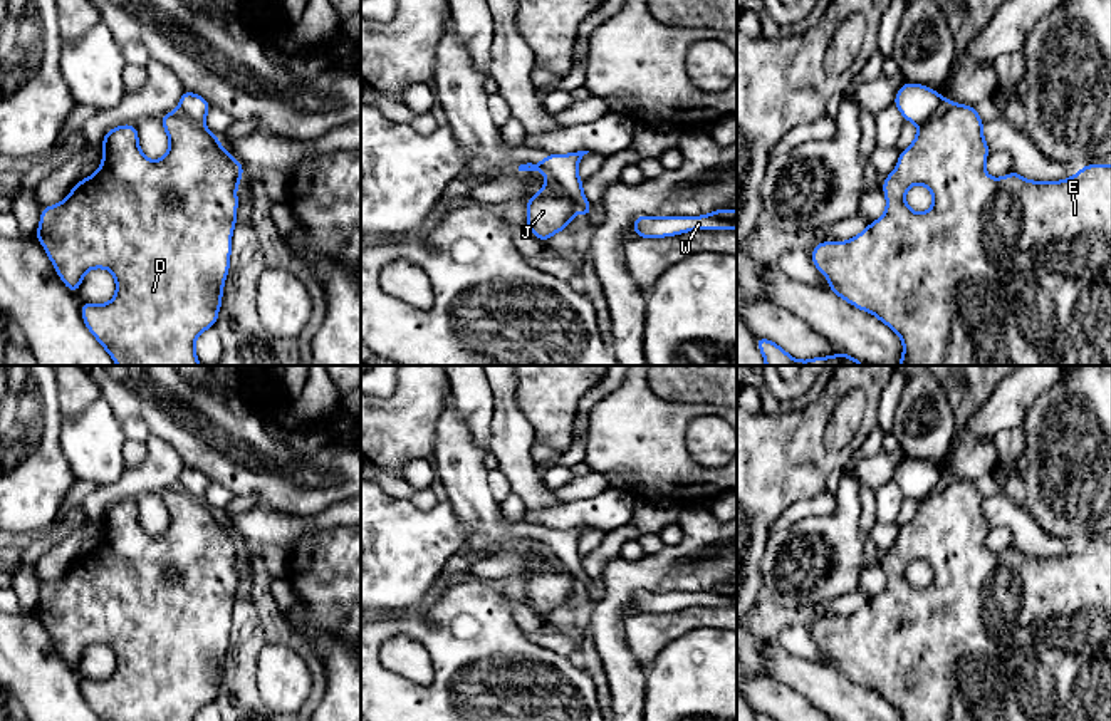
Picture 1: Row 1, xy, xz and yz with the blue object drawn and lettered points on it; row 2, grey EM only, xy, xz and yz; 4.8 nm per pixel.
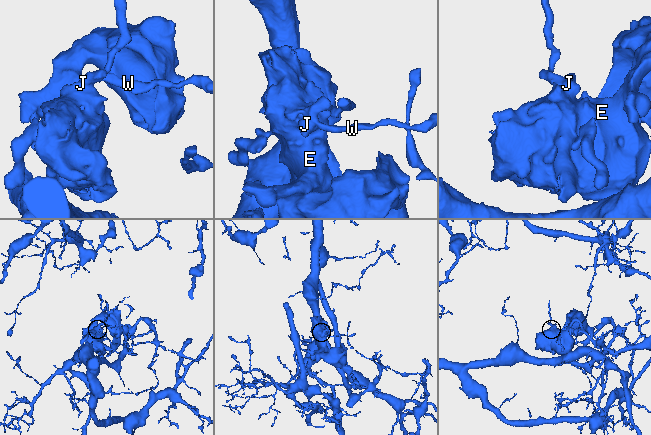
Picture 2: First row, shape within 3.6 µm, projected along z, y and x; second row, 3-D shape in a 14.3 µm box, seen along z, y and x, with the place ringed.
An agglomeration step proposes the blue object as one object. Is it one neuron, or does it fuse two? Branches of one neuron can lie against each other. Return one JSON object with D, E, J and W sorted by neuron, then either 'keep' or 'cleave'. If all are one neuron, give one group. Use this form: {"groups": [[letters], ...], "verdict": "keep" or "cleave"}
{"groups": [["D", "E", "J"], ["W"]], "verdict": "cleave"}

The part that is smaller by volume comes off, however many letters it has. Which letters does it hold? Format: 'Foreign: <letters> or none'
Foreign: W

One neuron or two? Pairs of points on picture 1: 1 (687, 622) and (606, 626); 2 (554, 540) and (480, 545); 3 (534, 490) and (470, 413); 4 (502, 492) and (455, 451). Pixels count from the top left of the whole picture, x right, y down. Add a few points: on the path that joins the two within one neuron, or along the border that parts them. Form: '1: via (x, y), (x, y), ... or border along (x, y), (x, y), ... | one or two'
1: border along (636, 612), (626, 619), (625, 636), (640, 663) | two
2: via (536, 534), (499, 534) | one
3: border along (494, 396), (490, 438), (485, 445) | two
4: border along (487, 472), (490, 493), (497, 503) | two

